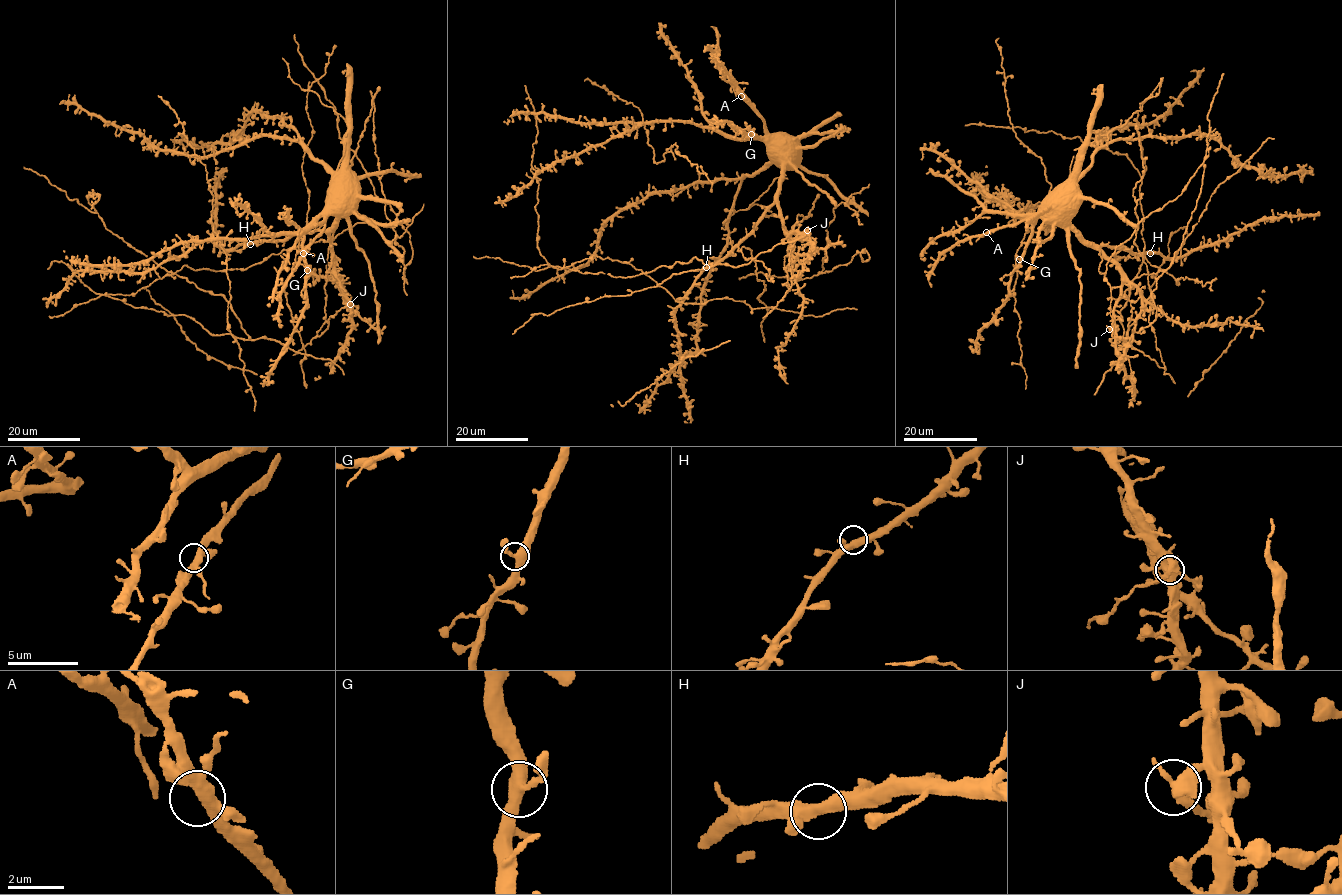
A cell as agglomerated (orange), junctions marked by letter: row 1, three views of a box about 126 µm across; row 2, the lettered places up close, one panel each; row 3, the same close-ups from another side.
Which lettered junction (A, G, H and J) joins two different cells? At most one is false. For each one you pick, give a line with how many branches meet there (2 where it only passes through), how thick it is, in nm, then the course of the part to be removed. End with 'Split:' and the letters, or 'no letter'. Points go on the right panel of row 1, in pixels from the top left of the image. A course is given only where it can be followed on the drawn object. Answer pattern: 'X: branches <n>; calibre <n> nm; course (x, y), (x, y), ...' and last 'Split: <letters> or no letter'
J: branches 3; calibre 380 nm
Split: J

